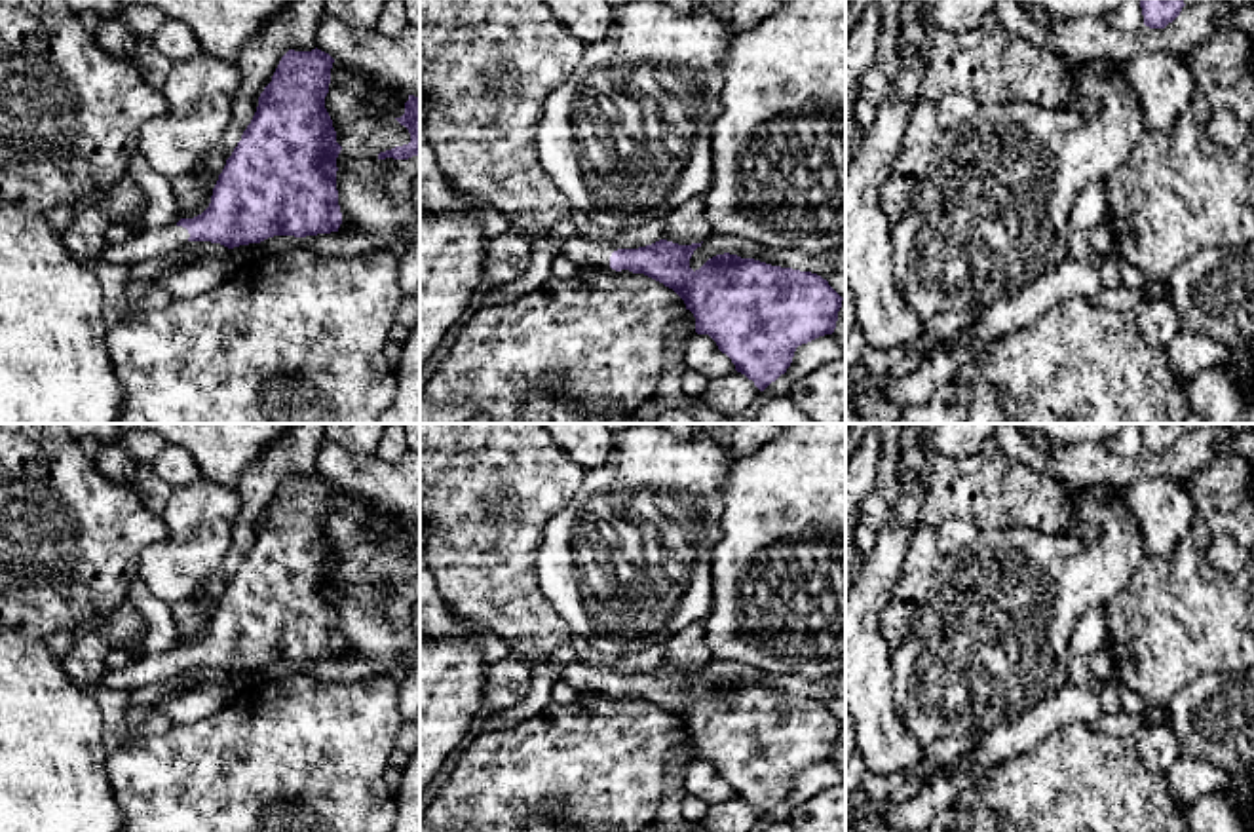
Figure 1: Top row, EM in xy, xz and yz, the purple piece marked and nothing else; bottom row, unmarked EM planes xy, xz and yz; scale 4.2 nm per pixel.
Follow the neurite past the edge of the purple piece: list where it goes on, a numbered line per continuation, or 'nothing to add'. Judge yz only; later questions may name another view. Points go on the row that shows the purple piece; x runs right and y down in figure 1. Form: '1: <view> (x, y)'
nothing to add

